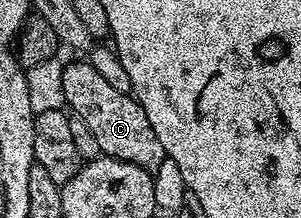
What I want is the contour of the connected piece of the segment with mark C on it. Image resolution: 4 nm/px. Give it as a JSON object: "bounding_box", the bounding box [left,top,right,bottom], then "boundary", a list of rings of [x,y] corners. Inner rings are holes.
{"bounding_box":[63,59,166,171],"boundary":[[[81,59],[65,65],[63,95],[72,116],[87,123],[88,130],[95,135],[104,156],[135,163],[150,171],[157,171],[161,164],[166,164],[163,143],[159,143],[159,138],[147,120],[147,111],[143,111],[136,97],[123,91],[115,91],[115,87],[104,81],[99,71],[89,65],[88,60]]]}

